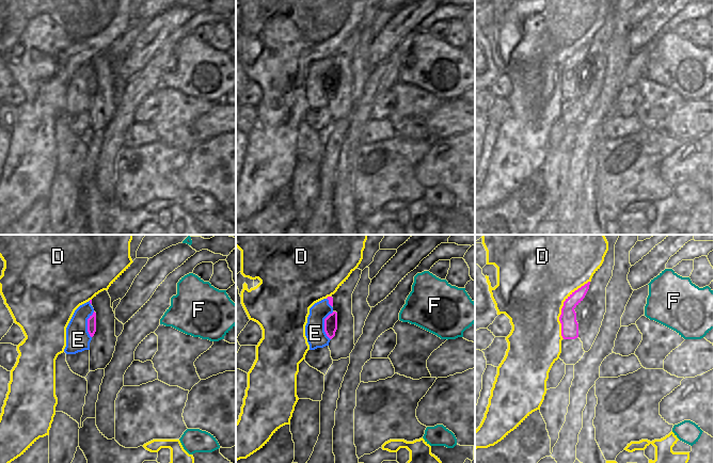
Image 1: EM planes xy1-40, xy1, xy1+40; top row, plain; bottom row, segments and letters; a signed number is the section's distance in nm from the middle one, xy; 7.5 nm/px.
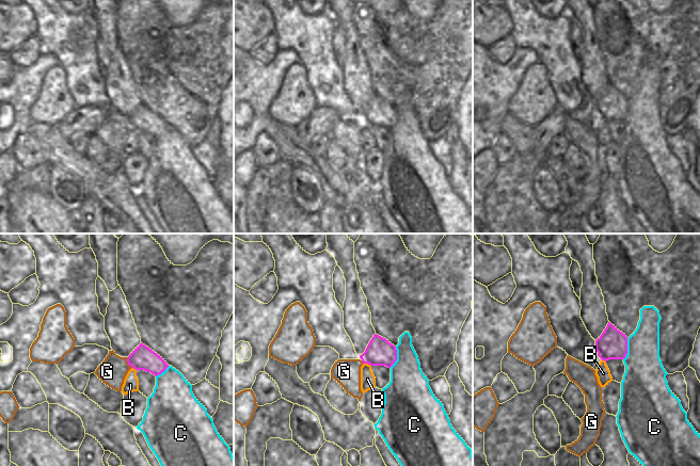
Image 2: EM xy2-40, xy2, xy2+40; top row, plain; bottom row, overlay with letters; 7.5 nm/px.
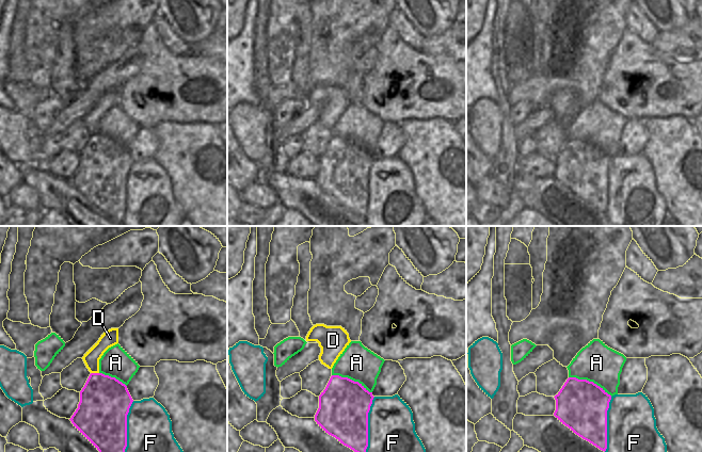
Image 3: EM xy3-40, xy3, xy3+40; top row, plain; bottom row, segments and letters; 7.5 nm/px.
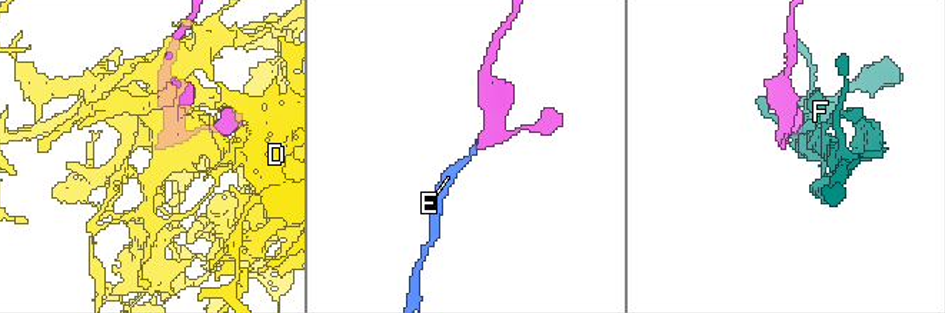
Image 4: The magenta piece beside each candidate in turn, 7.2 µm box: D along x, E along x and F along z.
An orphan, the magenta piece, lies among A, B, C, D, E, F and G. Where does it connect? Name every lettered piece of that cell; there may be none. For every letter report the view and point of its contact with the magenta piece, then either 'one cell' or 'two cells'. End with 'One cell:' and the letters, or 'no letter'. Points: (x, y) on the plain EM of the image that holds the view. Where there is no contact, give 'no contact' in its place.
A: xy3+40 (590, 143) | two cells
B: xy2 (367, 124) | two cells
C: xy2 (396, 118) | two cells
D: xy1+40 (562, 68) | two cells
E: xy1 (324, 86) | one cell
F: xy3-40 (126, 193) | two cells
G: xy2-40 (127, 123) | two cells
One cell: E

